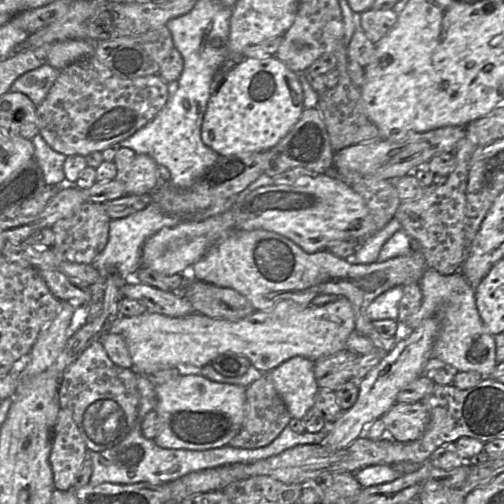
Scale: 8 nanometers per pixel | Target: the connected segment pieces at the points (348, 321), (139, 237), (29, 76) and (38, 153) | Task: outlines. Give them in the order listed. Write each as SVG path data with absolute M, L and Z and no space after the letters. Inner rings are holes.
M339 296L337 300L321 306L298 304L285 299L271 309L256 310L236 321L210 318L199 313L182 317L149 311L132 317L119 315L109 333L124 337L132 358L132 368L146 377L170 367L201 368L226 352L243 355L256 369L269 373L294 356L316 361L346 349L347 338L354 330L352 304L347 297Z
M151 201L144 209L130 214L122 219L111 219L109 223L108 241L103 251L94 259L91 265L99 272L98 280L89 288L92 294L91 302L102 301L107 276L110 272L118 272L121 279L130 280L142 267L142 248L145 241L163 227L176 225L181 217L170 217L164 214L160 207Z
M49 64L42 65L17 78L9 91L26 95L38 107L48 95L59 73L60 70Z
M40 133L31 140L34 145L34 158L42 169L46 184L48 186L66 185L63 165L67 156L52 149Z

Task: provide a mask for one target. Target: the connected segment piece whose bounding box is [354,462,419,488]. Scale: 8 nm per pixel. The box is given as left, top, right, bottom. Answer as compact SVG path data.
M399 462L396 464L376 464L365 466L354 473L359 484L371 487L377 484L391 482L403 475L417 471L419 465L416 462Z

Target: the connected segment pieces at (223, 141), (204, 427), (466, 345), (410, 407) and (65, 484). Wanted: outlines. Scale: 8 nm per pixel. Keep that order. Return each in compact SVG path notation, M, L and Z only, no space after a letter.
M276 57L244 59L219 83L215 83L203 117L201 139L207 147L221 156L267 151L298 122L304 110L303 100L303 90L297 74Z
M183 374L155 387L155 411L161 419L161 429L153 439L161 448L207 450L226 446L239 433L245 416L246 387L219 383L199 374Z
M430 267L426 268L419 283L423 293L422 304L419 310L404 322L408 332L418 327L427 318L437 318L440 322L440 330L432 348L432 356L458 371L476 371L483 378L490 378L497 365L495 336L487 331L478 313L475 301L475 285L471 285L460 272L444 275Z
M424 400L395 403L382 417L387 435L399 442L419 439L425 432L430 413Z
M60 408L52 429L52 447L49 456L55 488L72 490L88 448L74 421L72 412Z

